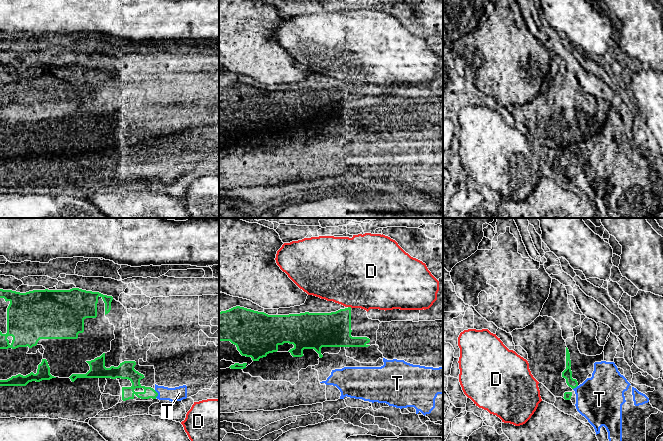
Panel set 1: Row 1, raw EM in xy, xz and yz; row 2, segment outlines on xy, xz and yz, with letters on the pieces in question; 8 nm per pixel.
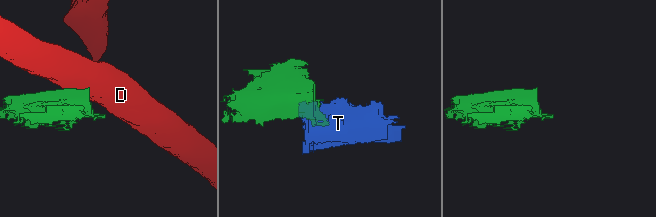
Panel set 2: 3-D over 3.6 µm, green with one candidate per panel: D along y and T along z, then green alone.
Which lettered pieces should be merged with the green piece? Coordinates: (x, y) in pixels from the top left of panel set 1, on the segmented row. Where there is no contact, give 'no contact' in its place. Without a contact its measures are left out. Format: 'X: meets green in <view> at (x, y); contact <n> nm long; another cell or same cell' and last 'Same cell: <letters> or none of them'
D: meets green in xz at (350, 307); contact 30 nm long; another cell
T: meets green in xy at (157, 394); contact 70 nm long; another cell
Same cell: none of them

